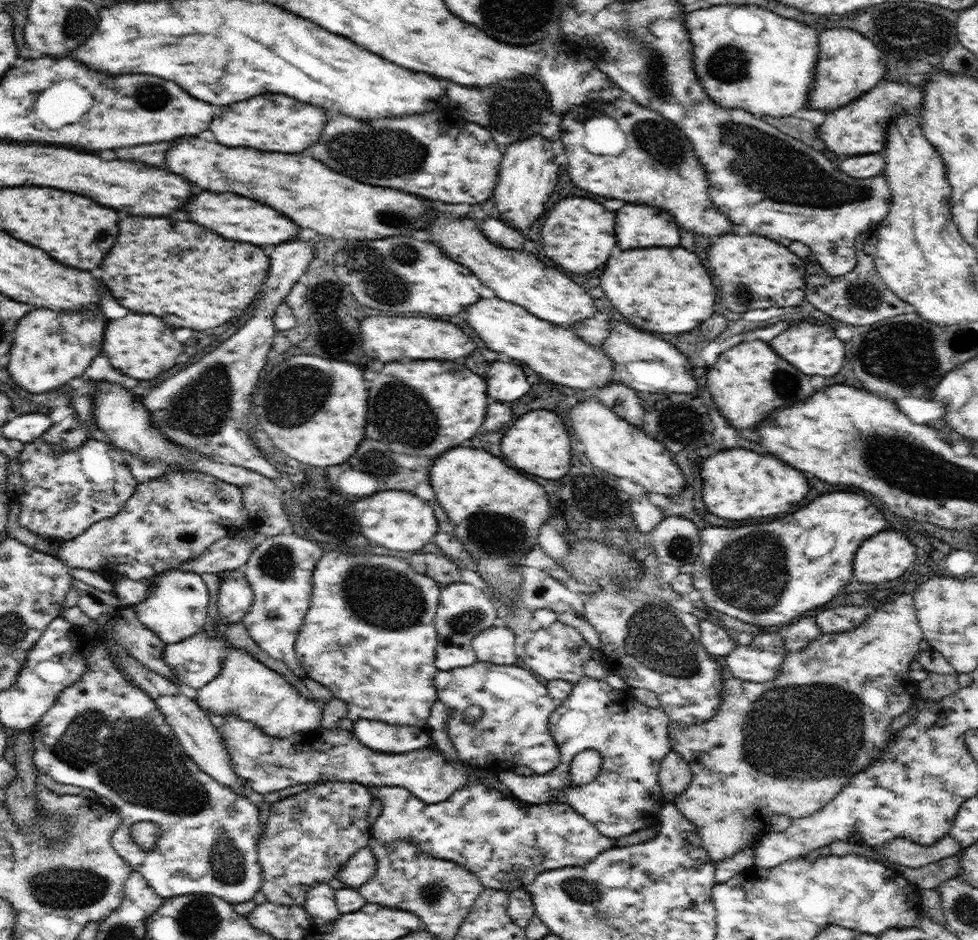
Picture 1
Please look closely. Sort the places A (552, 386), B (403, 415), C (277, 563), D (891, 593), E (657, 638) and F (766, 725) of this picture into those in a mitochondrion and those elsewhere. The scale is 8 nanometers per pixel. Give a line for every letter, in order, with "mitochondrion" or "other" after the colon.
A: other
B: mitochondrion
C: mitochondrion
D: other
E: mitochondrion
F: mitochondrion

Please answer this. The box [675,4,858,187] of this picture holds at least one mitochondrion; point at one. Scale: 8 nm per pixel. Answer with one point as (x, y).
(730, 63)

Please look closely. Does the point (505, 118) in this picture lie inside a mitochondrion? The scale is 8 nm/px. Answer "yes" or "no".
yes

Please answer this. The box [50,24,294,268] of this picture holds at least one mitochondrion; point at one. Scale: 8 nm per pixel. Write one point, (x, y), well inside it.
(151, 96)

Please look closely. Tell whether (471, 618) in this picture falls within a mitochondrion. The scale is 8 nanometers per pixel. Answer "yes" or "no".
yes

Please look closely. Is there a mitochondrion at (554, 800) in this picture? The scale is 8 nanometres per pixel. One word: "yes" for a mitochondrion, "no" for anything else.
no

